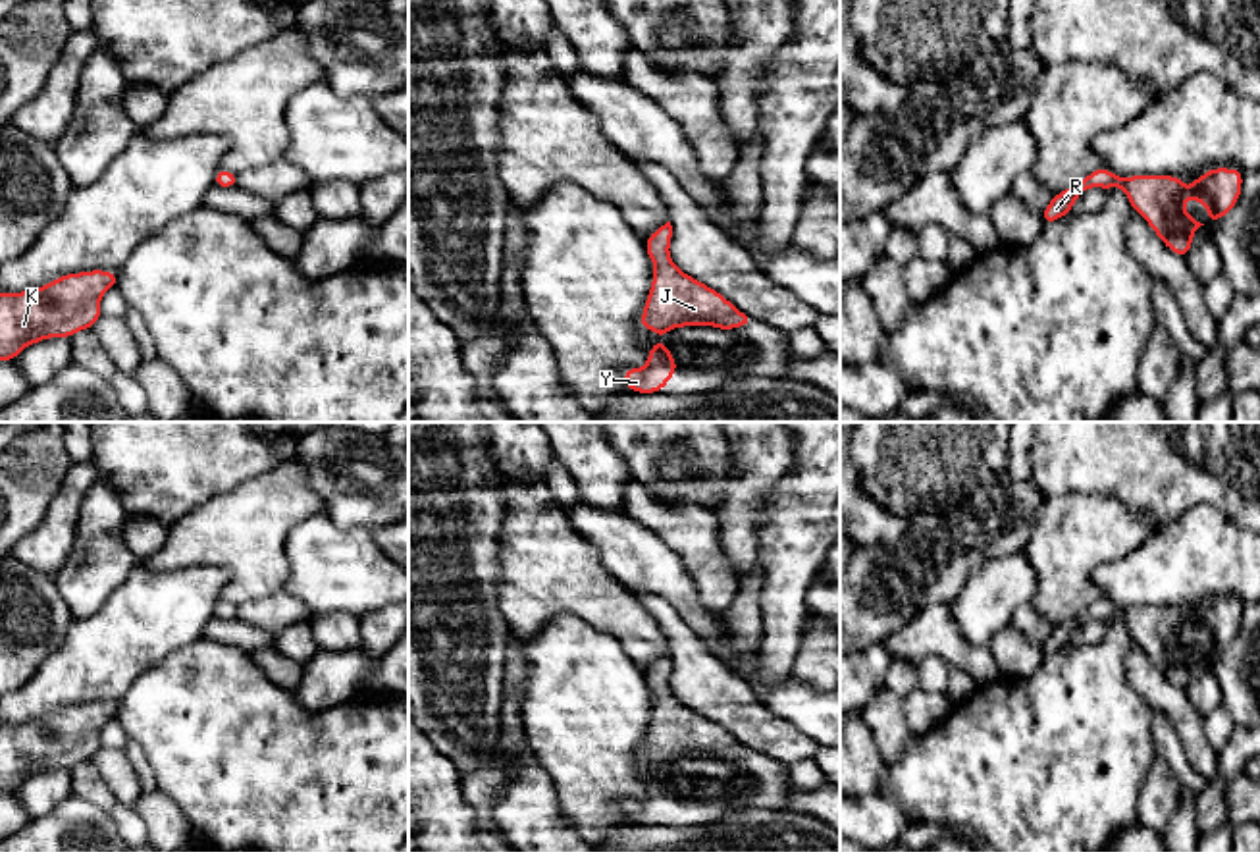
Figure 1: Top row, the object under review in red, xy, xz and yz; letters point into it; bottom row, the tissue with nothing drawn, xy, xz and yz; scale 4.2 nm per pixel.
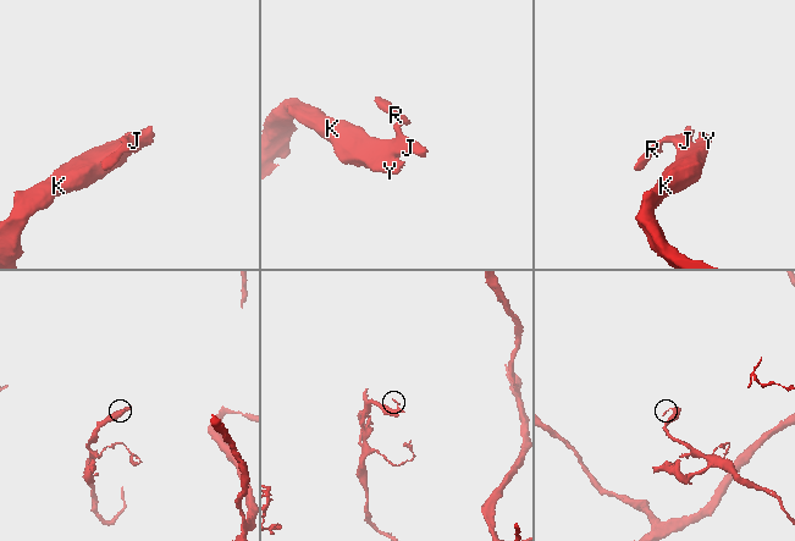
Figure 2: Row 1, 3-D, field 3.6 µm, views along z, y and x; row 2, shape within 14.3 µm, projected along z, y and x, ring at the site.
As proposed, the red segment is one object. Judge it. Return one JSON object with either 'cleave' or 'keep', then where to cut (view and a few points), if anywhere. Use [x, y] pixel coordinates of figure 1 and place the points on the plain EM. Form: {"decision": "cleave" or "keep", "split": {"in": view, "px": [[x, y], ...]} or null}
{"decision": "keep", "split": null}

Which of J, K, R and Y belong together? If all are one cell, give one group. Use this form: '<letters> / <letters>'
J K R Y

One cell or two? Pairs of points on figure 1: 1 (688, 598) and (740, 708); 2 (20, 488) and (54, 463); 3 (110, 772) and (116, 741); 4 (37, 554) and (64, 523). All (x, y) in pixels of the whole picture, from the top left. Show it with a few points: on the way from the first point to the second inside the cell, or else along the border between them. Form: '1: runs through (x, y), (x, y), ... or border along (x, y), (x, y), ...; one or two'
1: border along (684, 621), (711, 652), (750, 683); two
2: runs through (27, 480), (47, 463); one
3: border along (103, 746), (122, 750); two
4: runs through (45, 546), (56, 531); one

